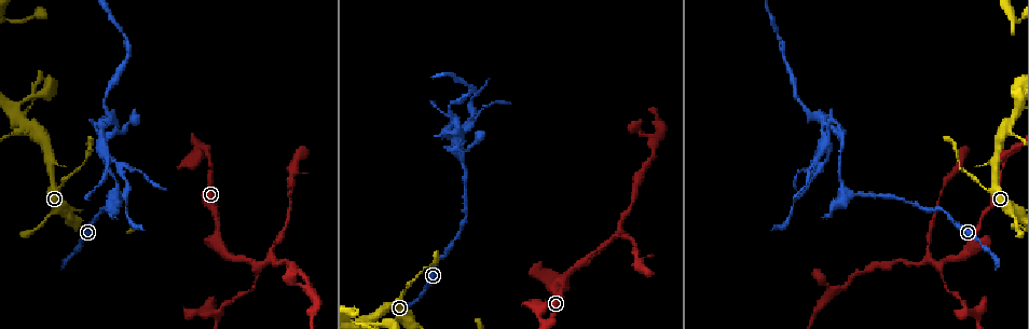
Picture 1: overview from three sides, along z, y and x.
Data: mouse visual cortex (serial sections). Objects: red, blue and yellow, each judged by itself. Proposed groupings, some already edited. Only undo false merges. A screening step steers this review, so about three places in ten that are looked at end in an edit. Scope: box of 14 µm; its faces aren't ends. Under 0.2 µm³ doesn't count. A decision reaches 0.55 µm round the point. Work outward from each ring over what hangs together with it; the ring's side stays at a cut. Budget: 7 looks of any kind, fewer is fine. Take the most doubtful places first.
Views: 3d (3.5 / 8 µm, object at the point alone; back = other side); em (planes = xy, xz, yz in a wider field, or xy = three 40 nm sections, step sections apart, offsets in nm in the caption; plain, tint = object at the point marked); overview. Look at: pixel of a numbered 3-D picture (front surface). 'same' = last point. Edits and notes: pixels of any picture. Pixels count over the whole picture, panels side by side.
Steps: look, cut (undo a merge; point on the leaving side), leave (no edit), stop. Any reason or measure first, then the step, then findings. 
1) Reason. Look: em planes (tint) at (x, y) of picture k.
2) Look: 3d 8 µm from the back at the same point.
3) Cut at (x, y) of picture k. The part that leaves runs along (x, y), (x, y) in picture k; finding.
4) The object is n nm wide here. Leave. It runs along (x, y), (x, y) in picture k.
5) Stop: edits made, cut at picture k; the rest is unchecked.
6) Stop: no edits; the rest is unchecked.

Three arms meet. Look: 3d 3.5 µm at (603, 246) of picture 1.

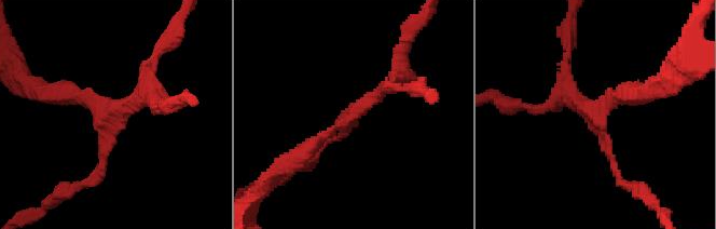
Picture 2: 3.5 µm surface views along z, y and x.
3 arms meet here; the arms are 150, 200, 250 nm wide; need the tissue. Look: em xy step 5 (tint) at (598, 114) of picture 2.

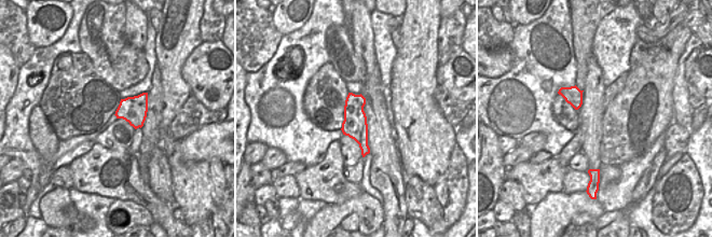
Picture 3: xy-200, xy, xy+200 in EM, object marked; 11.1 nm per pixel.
Leave. It runs along (292, 162), (393, 84), (399, 73) in picture 2; one cell here.

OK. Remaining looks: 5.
Four-way junction. Look: 3d 3.5 µm at (27, 123) of picture 1.

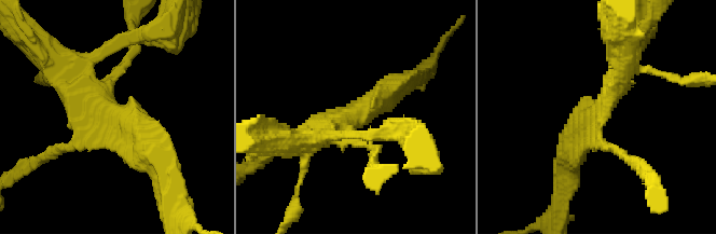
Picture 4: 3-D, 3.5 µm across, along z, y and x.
4 arms meet here; the arms are 100, 150, 300, 400 nm wide; shape alone is not enough. Look: em xy step 2 (tint) at (109, 115) of picture 4.

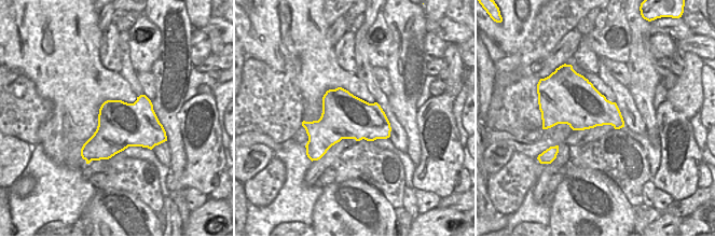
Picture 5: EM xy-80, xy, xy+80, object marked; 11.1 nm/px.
Leave. All the same cell.

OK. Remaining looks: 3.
Sharp bend. Look: 3d 3.5 µm from the back at (842, 188) of picture 1.

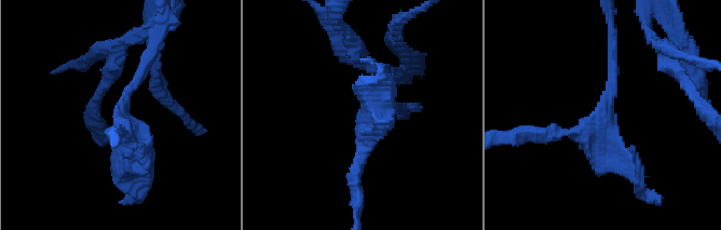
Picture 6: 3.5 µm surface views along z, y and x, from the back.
Look: em xy step 2 (tint) at (602, 121) of picture 6.

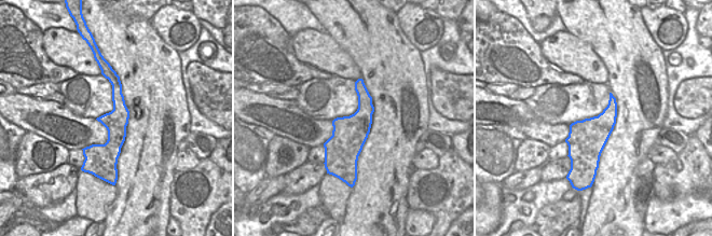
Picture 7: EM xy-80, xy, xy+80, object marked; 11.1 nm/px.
Leave. It runs along (109, 71), (118, 97), (113, 164) in picture 7; one cell here.

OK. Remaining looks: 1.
Stop: no edits; the rest is unchecked.

